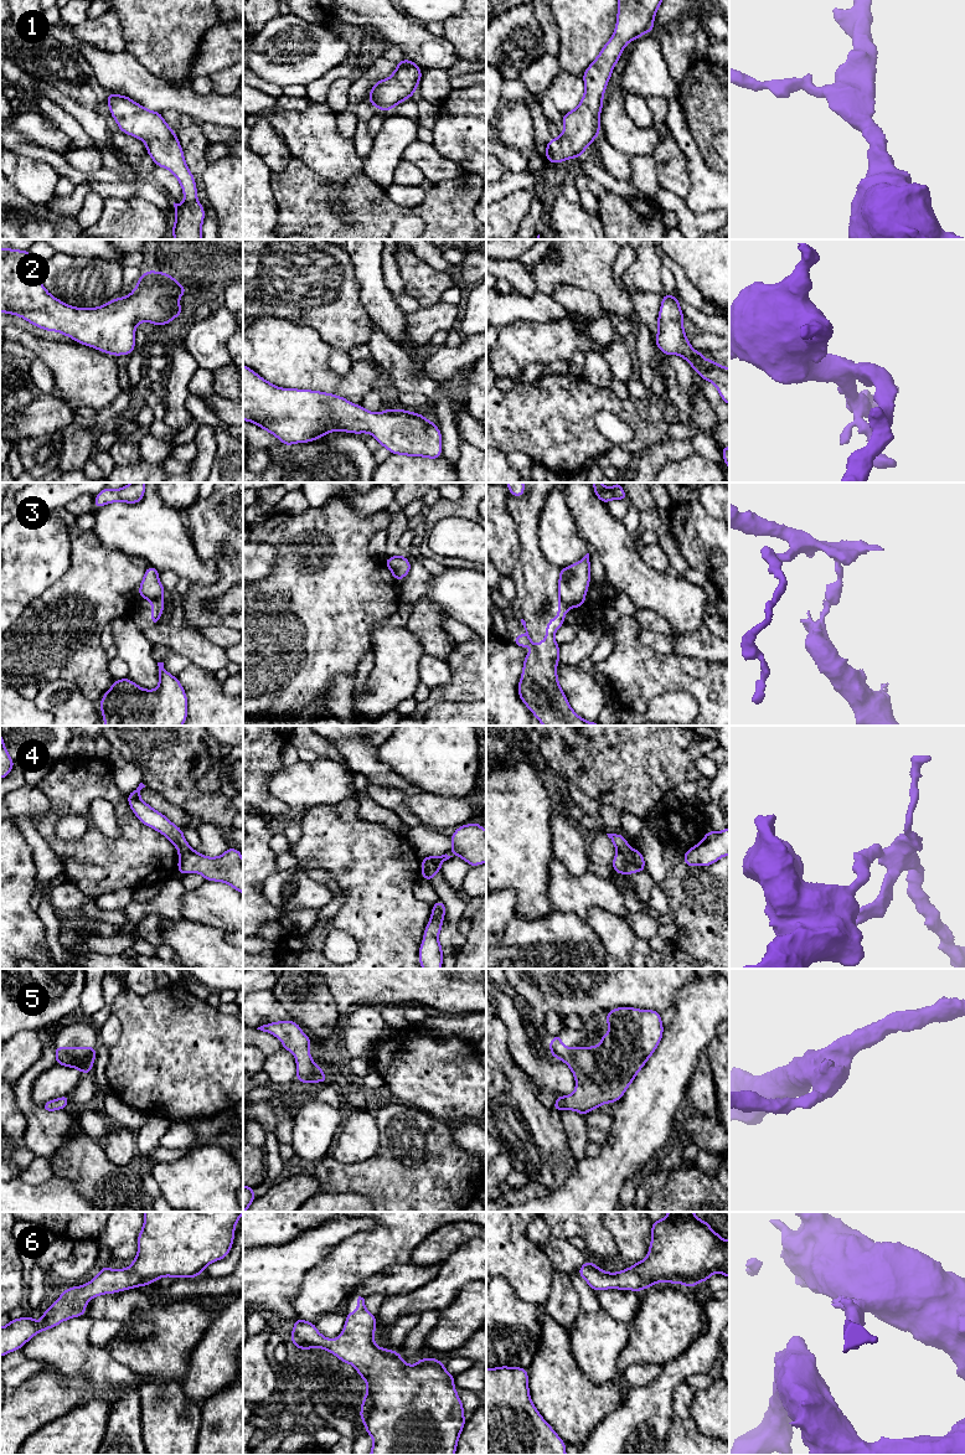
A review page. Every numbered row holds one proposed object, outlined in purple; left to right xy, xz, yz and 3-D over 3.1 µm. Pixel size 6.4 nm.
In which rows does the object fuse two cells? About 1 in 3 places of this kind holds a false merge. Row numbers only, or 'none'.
3, 4

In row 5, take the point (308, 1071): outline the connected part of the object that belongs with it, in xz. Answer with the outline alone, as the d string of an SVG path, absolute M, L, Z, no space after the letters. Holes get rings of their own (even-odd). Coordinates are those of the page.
M278 1021L265 1023L257 1030L268 1032L282 1041L283 1048L291 1052L296 1061L296 1079L299 1083L325 1083L326 1074L311 1059L310 1038L301 1031L295 1021Z

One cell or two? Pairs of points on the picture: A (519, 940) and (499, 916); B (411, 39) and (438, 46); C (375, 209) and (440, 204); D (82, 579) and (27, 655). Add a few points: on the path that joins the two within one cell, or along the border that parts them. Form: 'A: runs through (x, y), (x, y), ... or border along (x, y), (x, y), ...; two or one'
A: border along (516, 914), (499, 933); two
B: runs through (417, 41), (432, 46); one
C: runs through (391, 211), (424, 211); one
D: runs through (82, 598), (46, 636); one

